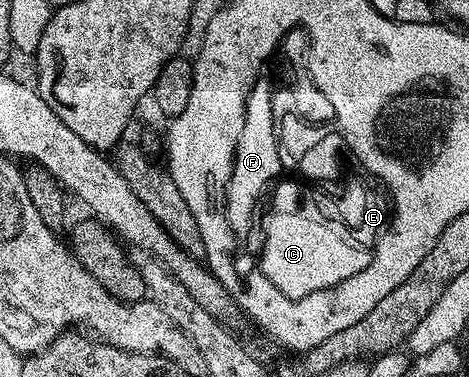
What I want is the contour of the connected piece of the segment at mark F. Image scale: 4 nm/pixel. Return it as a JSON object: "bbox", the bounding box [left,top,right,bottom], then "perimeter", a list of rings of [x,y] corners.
{"bbox":[221,77,282,233],"perimeter":[[[254,77],[252,86],[242,94],[242,108],[241,129],[240,133],[237,133],[236,144],[233,145],[228,180],[225,181],[221,190],[225,222],[233,233],[248,231],[252,201],[258,189],[264,183],[270,183],[268,177],[278,167],[276,147],[282,141],[282,119],[280,119],[280,103],[276,103],[276,85],[266,85],[260,77]]]}

